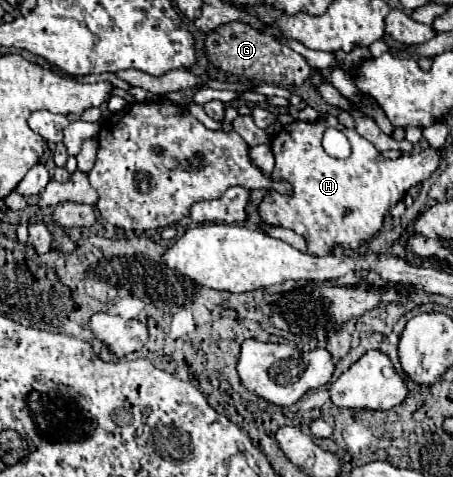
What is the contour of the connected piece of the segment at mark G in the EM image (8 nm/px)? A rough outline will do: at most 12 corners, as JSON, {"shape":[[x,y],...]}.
{"shape":[[243,22],[205,36],[207,60],[233,76],[293,88],[311,66]]}

